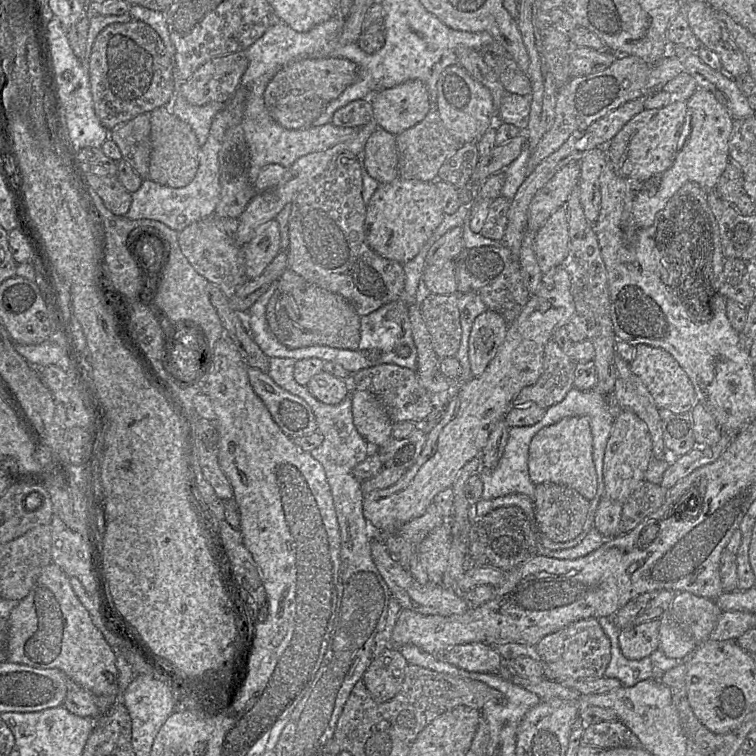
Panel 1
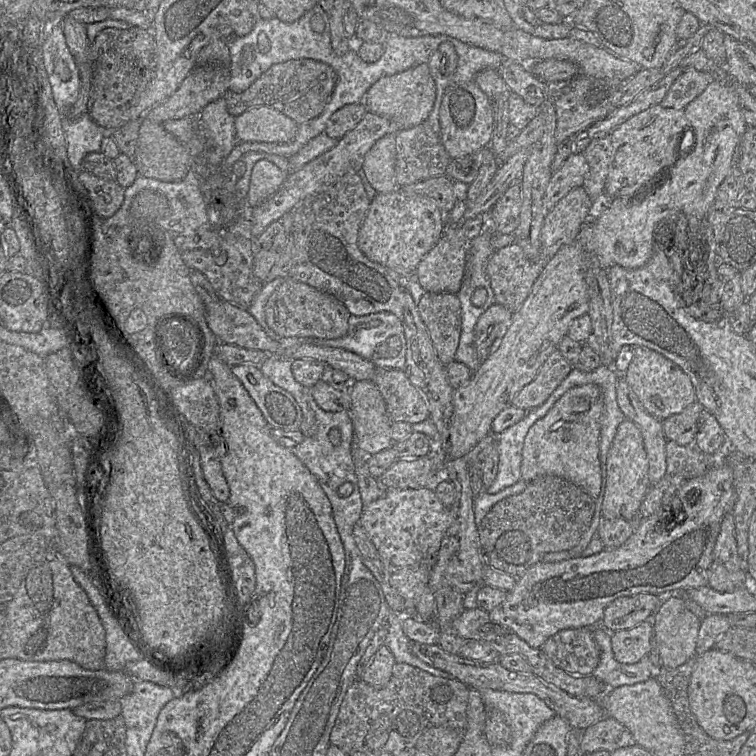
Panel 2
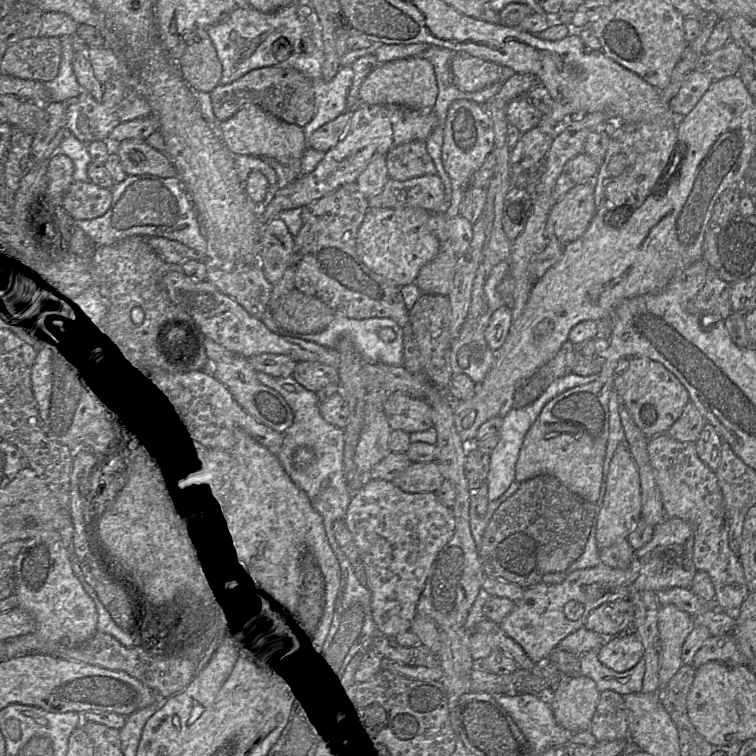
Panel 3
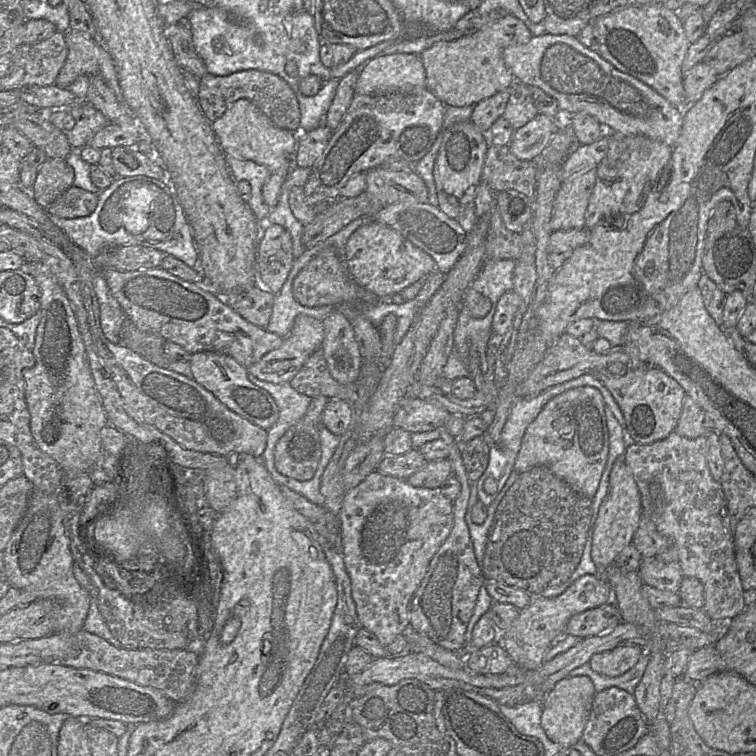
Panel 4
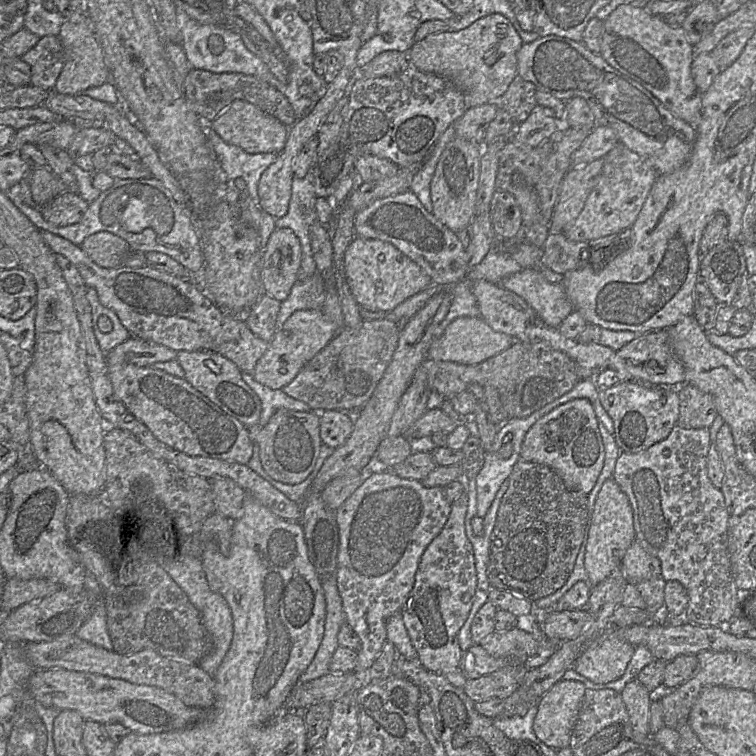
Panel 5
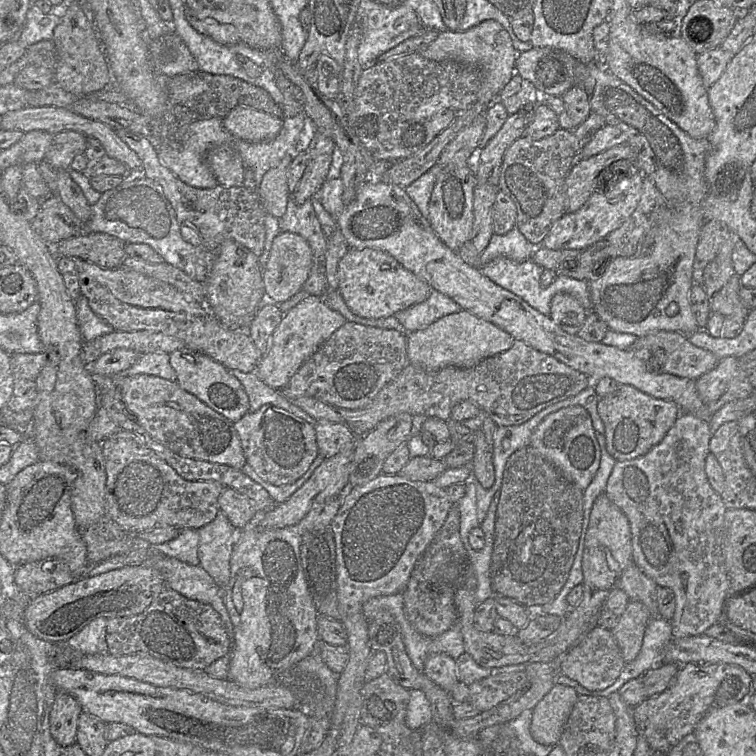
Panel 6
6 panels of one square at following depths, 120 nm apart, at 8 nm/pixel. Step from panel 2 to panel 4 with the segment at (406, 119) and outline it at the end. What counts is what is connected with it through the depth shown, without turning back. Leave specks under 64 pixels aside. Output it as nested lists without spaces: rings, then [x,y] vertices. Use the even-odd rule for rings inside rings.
[[[416,54],[377,56],[363,65],[355,92],[360,95],[407,93],[426,87],[423,62]]]

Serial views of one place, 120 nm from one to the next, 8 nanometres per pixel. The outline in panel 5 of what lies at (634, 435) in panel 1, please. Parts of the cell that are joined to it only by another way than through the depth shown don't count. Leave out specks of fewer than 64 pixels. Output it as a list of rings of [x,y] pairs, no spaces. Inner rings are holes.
[[[612,477],[604,482],[597,495],[587,537],[584,567],[589,577],[588,583],[592,587],[620,567],[627,549],[636,538],[629,499]]]

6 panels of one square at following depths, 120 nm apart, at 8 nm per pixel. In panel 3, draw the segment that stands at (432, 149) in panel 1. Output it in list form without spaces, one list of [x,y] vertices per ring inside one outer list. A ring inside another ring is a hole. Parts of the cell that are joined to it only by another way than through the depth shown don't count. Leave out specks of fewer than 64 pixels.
[[[414,140],[398,145],[386,157],[388,174],[395,180],[406,181],[437,174],[436,166],[427,151],[426,141]]]

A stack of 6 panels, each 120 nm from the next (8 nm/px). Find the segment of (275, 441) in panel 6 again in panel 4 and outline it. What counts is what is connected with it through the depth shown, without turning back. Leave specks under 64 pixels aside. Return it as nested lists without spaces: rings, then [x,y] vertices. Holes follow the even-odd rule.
[[[325,396],[313,398],[304,417],[290,426],[277,441],[274,464],[279,473],[299,481],[308,481],[314,476],[321,458],[319,428],[322,425],[322,413],[329,401]]]

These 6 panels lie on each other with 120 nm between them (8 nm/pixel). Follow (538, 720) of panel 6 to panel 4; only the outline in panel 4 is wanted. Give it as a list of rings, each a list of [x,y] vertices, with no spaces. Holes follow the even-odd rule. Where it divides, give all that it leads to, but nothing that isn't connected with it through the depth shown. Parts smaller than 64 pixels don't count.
[[[587,676],[560,680],[542,701],[541,726],[548,738],[564,750],[572,748],[583,735],[595,694],[594,685]]]

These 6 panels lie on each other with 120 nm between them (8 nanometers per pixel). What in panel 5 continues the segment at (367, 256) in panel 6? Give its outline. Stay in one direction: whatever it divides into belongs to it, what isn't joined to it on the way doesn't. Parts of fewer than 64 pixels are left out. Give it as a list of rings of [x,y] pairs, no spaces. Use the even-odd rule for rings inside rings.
[[[356,236],[344,256],[346,278],[356,302],[369,311],[391,312],[407,298],[432,284],[431,277],[393,244]]]

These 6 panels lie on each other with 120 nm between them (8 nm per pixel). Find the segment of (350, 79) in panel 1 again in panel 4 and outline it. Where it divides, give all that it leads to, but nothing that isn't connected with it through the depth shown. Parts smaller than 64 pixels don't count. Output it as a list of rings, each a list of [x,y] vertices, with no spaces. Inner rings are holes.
[[[245,70],[228,76],[206,74],[200,79],[197,103],[211,123],[220,118],[237,100],[252,102],[271,122],[283,130],[298,132],[300,129],[300,107],[295,92],[280,76],[259,71]]]

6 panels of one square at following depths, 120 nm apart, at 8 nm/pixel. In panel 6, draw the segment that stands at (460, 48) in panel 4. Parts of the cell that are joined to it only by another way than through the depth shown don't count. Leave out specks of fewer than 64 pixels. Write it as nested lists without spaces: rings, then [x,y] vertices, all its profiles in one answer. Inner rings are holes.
[[[489,19],[463,32],[459,30],[441,32],[420,54],[432,61],[453,60],[476,67],[481,76],[477,103],[489,107],[498,100],[501,91],[515,74],[519,53],[513,47],[509,32],[499,22]]]

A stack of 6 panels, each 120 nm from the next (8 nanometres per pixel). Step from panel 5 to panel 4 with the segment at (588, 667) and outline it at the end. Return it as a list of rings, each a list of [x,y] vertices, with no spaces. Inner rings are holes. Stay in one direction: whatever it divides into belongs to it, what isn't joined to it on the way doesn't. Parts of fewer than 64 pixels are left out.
[[[619,645],[611,650],[594,654],[588,664],[598,674],[617,677],[630,670],[644,653],[638,645]]]

